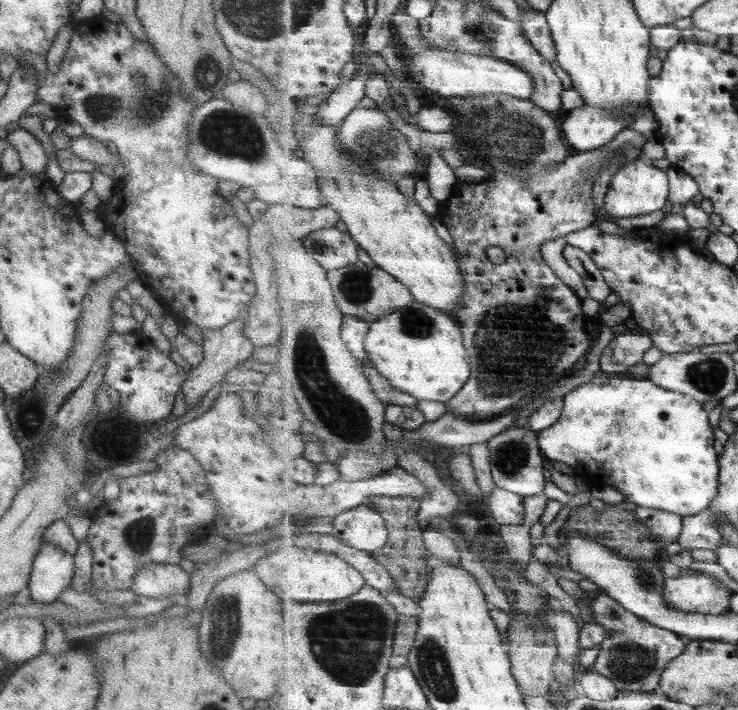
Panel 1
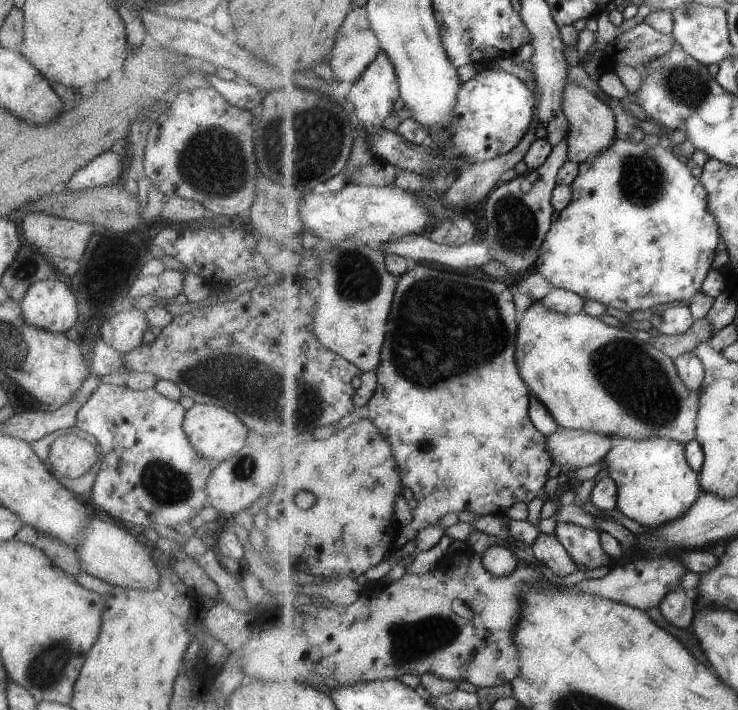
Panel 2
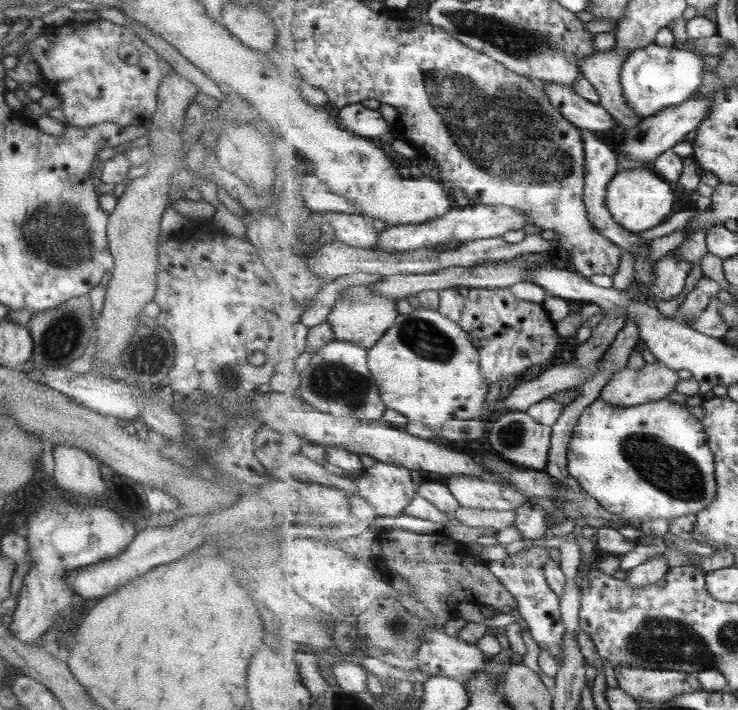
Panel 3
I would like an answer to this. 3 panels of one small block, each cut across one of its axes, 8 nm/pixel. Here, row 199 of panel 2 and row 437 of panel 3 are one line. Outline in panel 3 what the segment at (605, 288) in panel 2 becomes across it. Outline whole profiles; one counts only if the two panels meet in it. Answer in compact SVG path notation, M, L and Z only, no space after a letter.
M602 397L593 400L585 408L585 412L581 418L577 420L577 425L573 428L573 438L569 443L568 452L568 468L570 475L579 482L580 486L589 493L593 498L596 498L605 509L618 518L623 518L629 521L633 518L639 519L641 524L646 521L655 519L665 519L669 522L673 518L682 518L689 514L698 514L701 510L709 507L718 496L718 479L717 468L715 466L715 454L711 450L710 439L707 436L707 428L702 420L698 420L687 410L686 403L673 403L666 399L661 399L655 402L649 402L639 406L613 406L611 402L605 402Z

